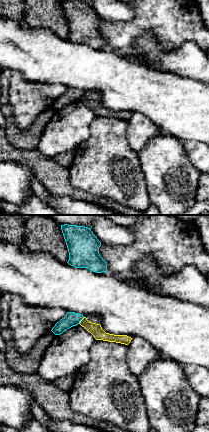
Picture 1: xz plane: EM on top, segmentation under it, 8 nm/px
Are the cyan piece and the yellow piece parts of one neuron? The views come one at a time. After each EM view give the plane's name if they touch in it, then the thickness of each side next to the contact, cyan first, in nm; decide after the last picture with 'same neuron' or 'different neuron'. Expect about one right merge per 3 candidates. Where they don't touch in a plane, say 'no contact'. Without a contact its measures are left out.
contact in xz; calibres 120 and 100 nm

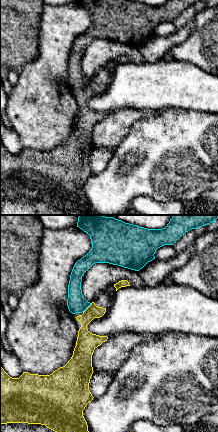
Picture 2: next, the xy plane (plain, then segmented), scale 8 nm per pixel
contact in xy; calibres 150 and 120 nm

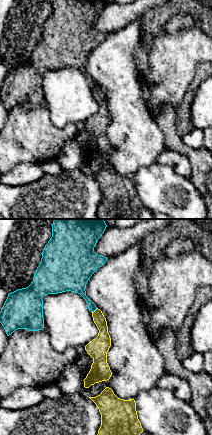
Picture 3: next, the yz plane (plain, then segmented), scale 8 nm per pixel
contact in yz; calibres 140 and 120 nm

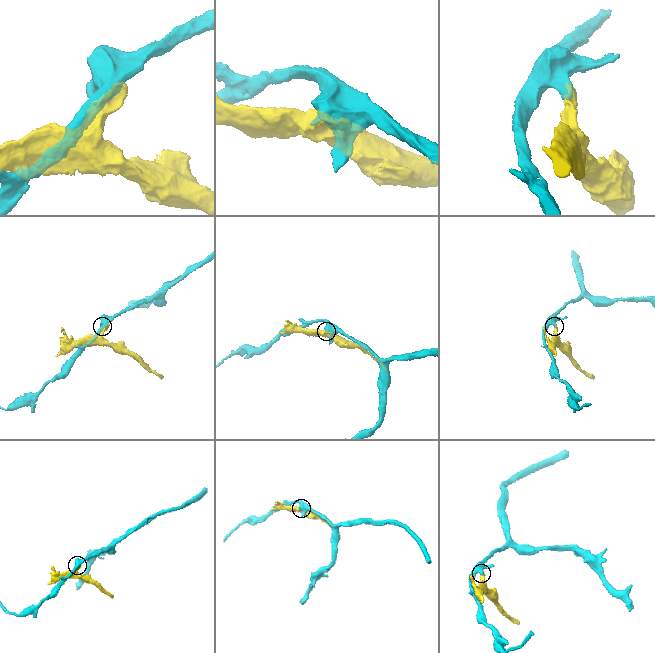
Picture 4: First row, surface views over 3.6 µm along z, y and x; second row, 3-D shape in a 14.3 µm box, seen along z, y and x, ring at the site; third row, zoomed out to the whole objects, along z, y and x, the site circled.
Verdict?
different neuron

